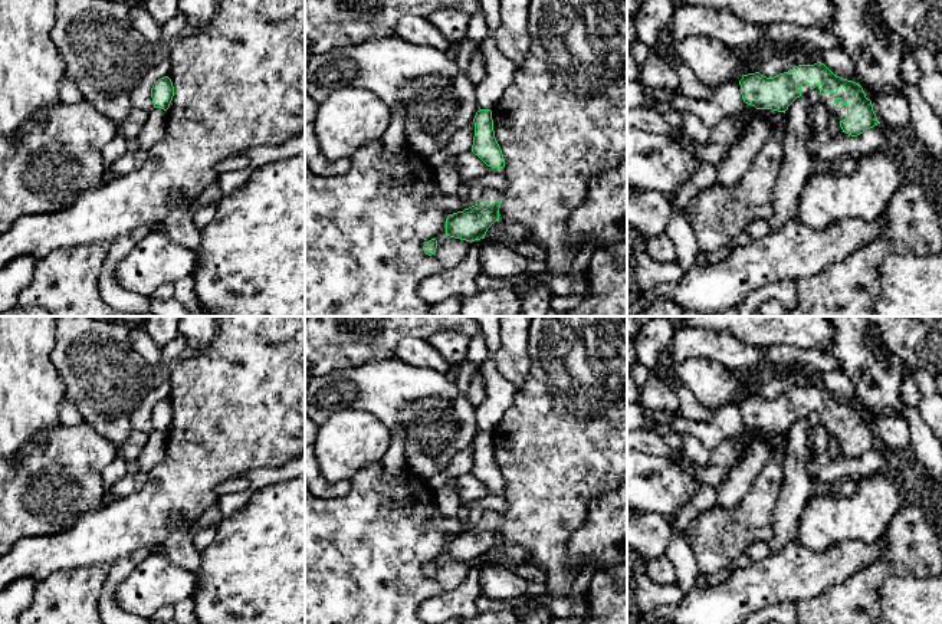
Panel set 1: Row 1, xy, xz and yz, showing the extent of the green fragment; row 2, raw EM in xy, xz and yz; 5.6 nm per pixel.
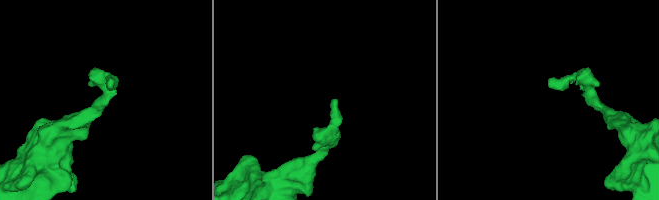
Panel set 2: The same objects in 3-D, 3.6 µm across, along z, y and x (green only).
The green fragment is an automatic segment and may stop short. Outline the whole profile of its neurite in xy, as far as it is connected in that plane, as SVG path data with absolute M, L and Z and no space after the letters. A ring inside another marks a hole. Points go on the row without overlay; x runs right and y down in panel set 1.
M168 398L158 401L151 410L154 430L167 433L174 418L174 408Z

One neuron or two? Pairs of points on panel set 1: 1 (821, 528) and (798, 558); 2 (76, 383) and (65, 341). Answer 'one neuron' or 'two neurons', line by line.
1: two neurons
2: one neuron

